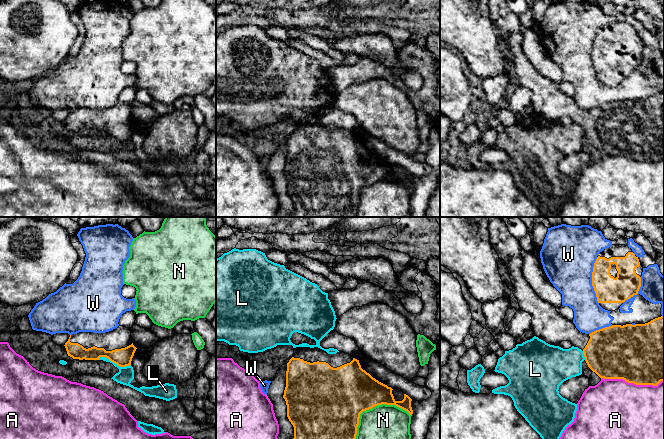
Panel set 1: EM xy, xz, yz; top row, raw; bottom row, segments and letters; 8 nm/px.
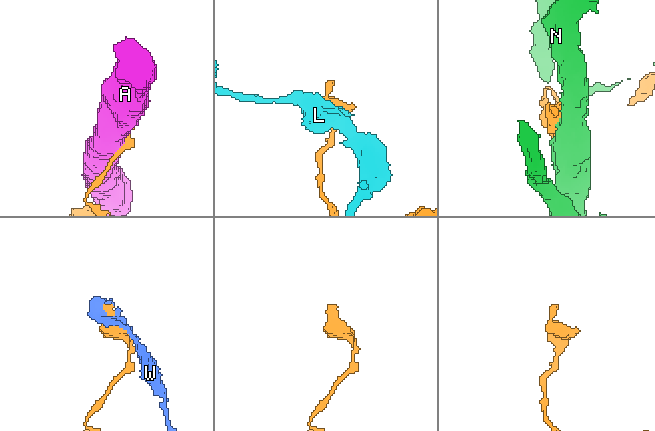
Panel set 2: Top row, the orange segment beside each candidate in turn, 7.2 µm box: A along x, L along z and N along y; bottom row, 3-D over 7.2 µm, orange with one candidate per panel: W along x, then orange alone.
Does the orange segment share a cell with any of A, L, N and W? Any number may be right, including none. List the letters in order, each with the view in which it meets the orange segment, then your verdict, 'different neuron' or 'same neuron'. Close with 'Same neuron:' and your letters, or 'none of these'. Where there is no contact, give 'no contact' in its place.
A: yz | different neuron
L: xy | different neuron
N: xz | different neuron
W: yz | different neuron
Same neuron: none of these

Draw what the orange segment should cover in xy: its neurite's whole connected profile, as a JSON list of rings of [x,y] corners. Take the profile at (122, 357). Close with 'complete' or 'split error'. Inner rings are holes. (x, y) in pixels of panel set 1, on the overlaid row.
[[[123,326],[105,333],[72,334],[64,346],[73,359],[99,360],[106,357],[120,367],[131,365],[137,349],[131,341],[131,329]]]; split error

